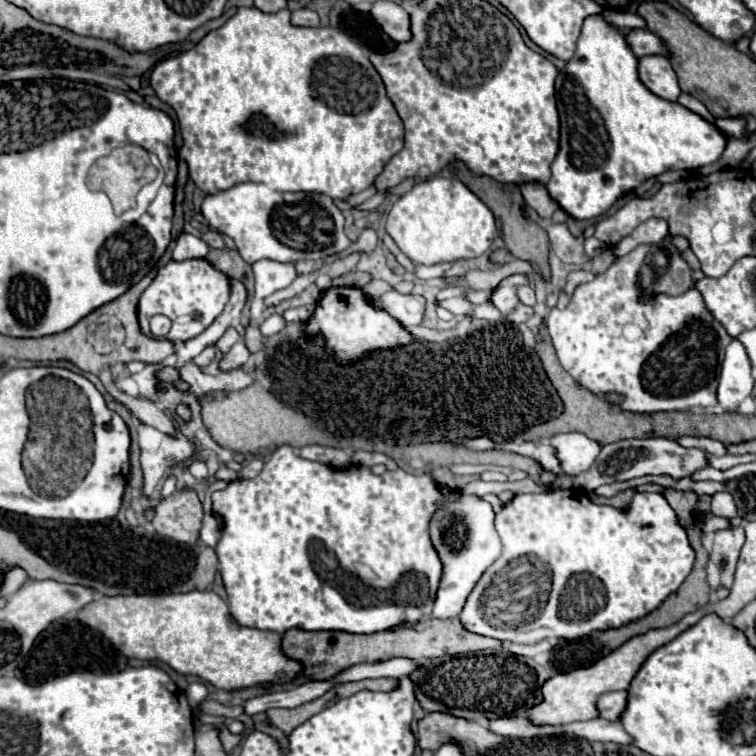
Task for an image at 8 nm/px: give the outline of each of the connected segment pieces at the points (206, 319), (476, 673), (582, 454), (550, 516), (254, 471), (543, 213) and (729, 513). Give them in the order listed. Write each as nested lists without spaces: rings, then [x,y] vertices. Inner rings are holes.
[[[206,259],[170,261],[166,267],[158,271],[152,285],[140,297],[140,305],[138,305],[140,327],[148,337],[152,337],[150,319],[156,313],[162,313],[172,321],[172,329],[164,339],[170,339],[172,343],[188,341],[212,325],[212,321],[222,313],[224,305],[228,303],[228,297],[230,297],[230,277],[218,271],[210,261]],[[194,311],[200,311],[202,317],[194,319],[192,317]]]
[[[484,649],[480,653],[466,653],[466,655],[444,655],[438,659],[418,661],[418,667],[408,675],[414,683],[414,695],[420,707],[426,713],[440,711],[454,717],[462,717],[468,721],[492,721],[498,717],[512,717],[520,705],[536,705],[540,701],[540,683],[536,673],[522,661],[516,659],[510,651],[504,649]]]
[[[564,433],[564,435],[552,435],[548,443],[554,447],[556,457],[560,461],[560,469],[566,475],[578,475],[586,471],[598,457],[600,445],[586,437],[584,433]]]
[[[556,489],[556,491],[544,491],[544,493],[532,493],[532,495],[516,495],[496,515],[496,531],[502,539],[504,551],[502,551],[500,559],[476,583],[474,591],[470,593],[466,605],[460,613],[460,621],[472,633],[494,637],[494,639],[500,639],[500,641],[512,641],[512,643],[532,645],[532,643],[538,643],[546,637],[580,639],[580,637],[590,635],[592,631],[618,629],[618,627],[622,627],[630,621],[636,621],[636,619],[648,615],[652,609],[658,609],[660,603],[682,585],[682,581],[692,571],[692,565],[694,565],[694,559],[696,559],[696,551],[690,547],[686,529],[678,523],[676,511],[668,505],[668,501],[662,493],[634,493],[632,503],[624,509],[616,509],[616,507],[608,507],[608,505],[596,505],[588,499],[588,495],[582,489],[566,489],[566,491]]]
[[[248,459],[248,463],[238,471],[238,477],[240,479],[252,479],[260,473],[262,469],[262,459]]]
[[[536,181],[524,183],[520,189],[522,189],[522,197],[524,197],[526,205],[532,207],[534,211],[538,211],[538,215],[542,219],[550,219],[552,213],[558,209],[558,203],[548,195],[548,191],[542,183],[536,183]]]
[[[718,492],[712,496],[711,512],[716,516],[724,518],[738,517],[734,498],[727,492]]]

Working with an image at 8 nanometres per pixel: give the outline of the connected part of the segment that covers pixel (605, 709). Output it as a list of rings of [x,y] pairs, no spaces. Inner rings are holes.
[[[626,691],[604,693],[598,699],[600,717],[604,717],[608,721],[618,721],[622,717],[622,713],[624,713],[624,705],[628,705],[628,693]]]

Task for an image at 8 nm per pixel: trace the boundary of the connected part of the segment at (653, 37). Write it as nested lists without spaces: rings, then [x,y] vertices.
[[[628,31],[626,33],[626,41],[630,45],[630,49],[638,55],[638,57],[646,57],[646,55],[662,55],[662,57],[670,57],[666,43],[652,31]]]

